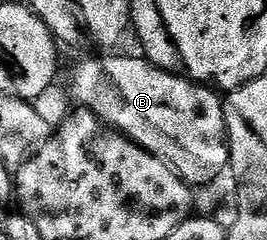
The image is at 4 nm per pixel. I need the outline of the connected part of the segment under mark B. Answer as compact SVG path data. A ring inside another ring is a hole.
M119 53L104 54L107 55L104 59L81 60L71 75L70 98L74 102L76 99L80 108L94 113L112 131L120 131L137 146L151 151L158 159L164 159L192 188L199 189L206 183L213 182L229 163L229 140L227 123L223 119L223 99L212 88L194 83L192 79L185 79L181 75L174 75L171 71L163 71L148 63L146 58L130 59L127 55L115 54Z

